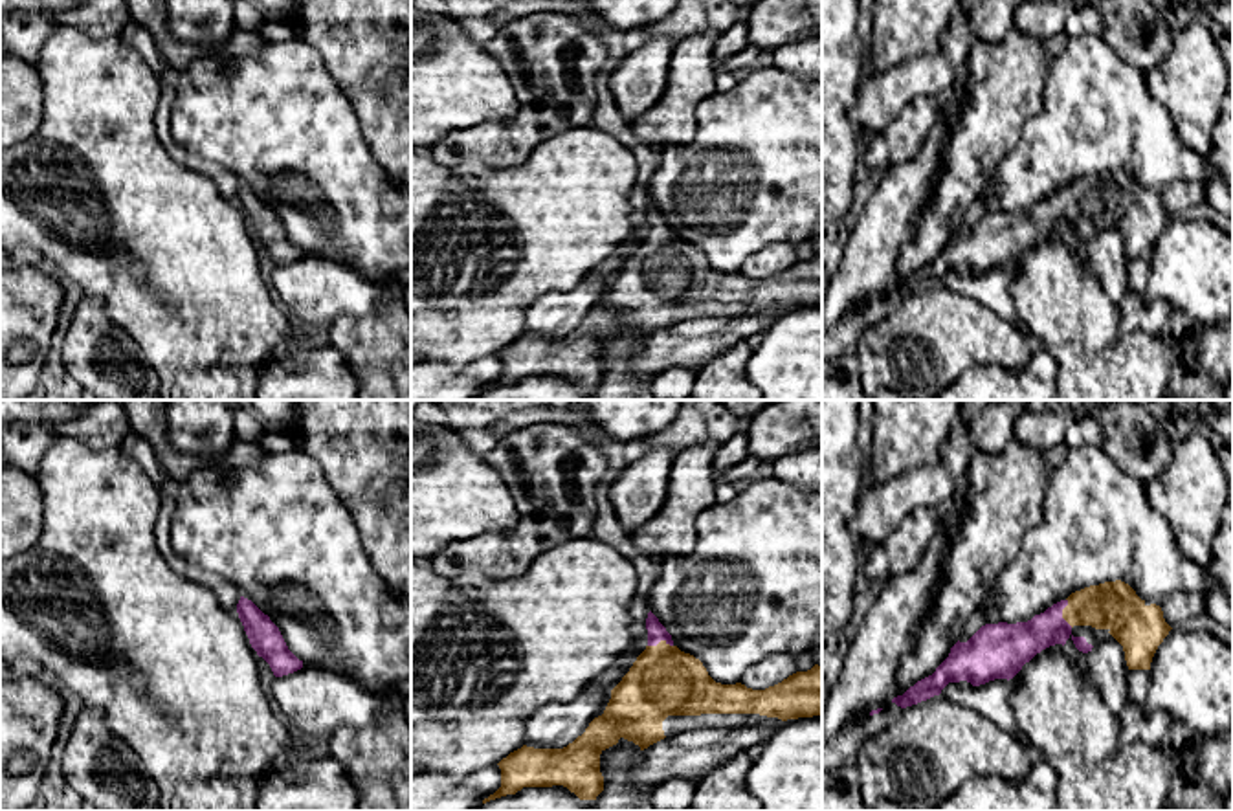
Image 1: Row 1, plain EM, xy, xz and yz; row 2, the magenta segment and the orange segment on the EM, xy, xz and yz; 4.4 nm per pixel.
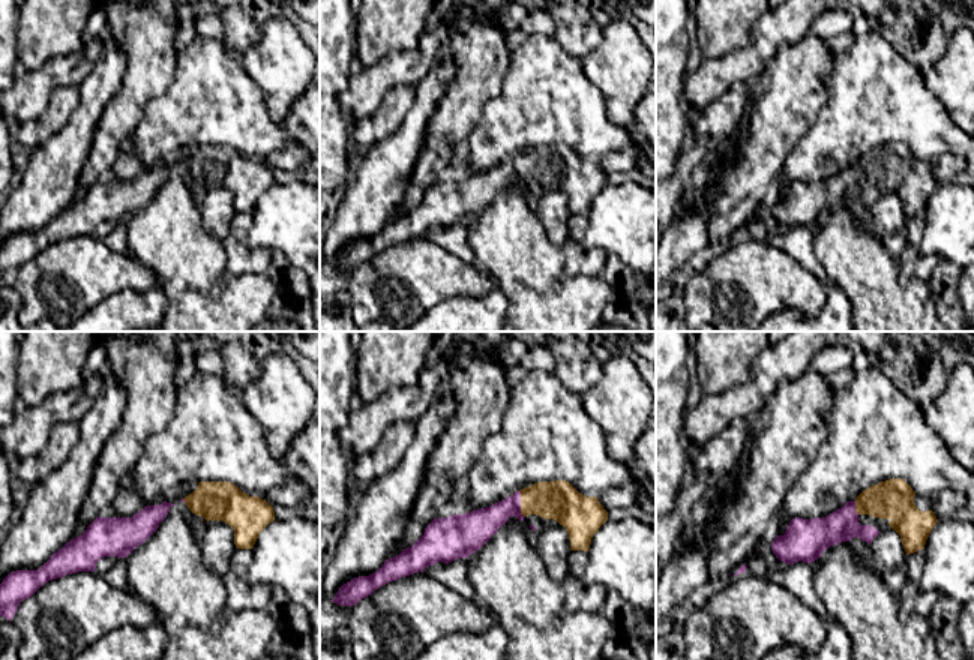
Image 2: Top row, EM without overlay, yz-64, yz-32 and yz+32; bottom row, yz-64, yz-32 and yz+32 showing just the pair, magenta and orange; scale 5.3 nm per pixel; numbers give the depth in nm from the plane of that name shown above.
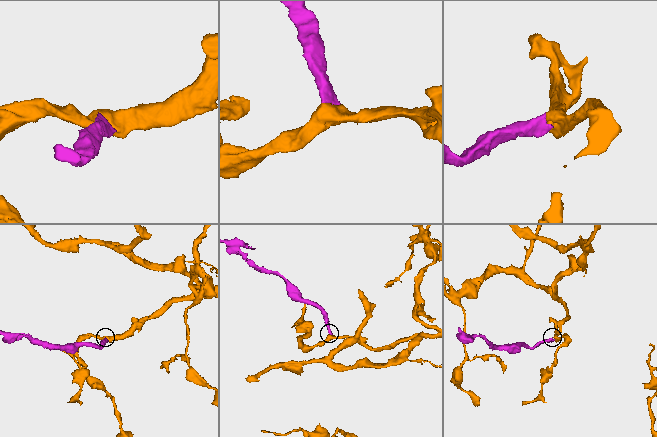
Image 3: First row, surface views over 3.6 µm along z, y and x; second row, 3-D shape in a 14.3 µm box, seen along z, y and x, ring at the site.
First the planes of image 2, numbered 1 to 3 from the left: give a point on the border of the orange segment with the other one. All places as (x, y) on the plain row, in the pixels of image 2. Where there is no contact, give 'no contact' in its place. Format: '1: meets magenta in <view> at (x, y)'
1: meets magenta in yz-64 at (183, 164)
2: meets magenta in yz-32 at (520, 168)
3: meets magenta in yz+32 at (854, 173)

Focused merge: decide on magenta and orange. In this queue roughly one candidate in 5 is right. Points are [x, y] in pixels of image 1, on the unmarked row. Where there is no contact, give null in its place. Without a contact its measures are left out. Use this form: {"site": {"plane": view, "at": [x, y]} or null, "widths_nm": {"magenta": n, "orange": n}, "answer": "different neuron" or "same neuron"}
{"site": {"plane": "yz", "at": [1061, 202]}, "widths_nm": {"magenta": 190, "orange": 220}, "answer": "same neuron"}

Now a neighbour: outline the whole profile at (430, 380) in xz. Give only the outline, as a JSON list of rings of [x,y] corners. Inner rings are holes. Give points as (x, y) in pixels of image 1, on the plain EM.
[[[499,354],[472,361],[459,371],[437,361],[411,363],[411,400],[475,400],[499,376]]]

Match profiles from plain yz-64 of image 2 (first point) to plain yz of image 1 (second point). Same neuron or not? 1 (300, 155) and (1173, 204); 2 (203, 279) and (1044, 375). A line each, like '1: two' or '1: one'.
1: one
2: two

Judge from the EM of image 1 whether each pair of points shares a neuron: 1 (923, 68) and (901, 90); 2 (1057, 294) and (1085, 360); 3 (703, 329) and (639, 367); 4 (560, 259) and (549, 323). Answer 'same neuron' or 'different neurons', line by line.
1: same neuron
2: same neuron
3: same neuron
4: different neurons

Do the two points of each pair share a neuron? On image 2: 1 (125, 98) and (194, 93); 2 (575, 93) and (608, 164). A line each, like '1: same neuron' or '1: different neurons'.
1: different neurons
2: different neurons

